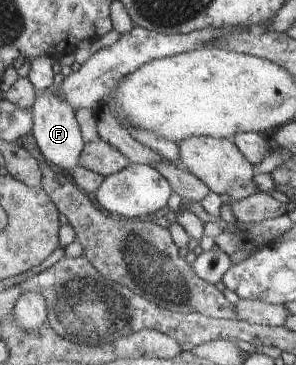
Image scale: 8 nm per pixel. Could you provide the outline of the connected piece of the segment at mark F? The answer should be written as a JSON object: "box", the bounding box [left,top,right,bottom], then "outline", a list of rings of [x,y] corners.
{"box":[33,75,86,173],"outline":[[[56,75],[56,85],[52,85],[50,89],[38,93],[37,101],[33,105],[33,135],[46,161],[60,170],[66,170],[70,173],[74,170],[74,167],[78,167],[81,164],[86,142],[76,111],[68,101],[58,97],[58,89],[62,87],[64,79],[66,79],[64,75]]]}

